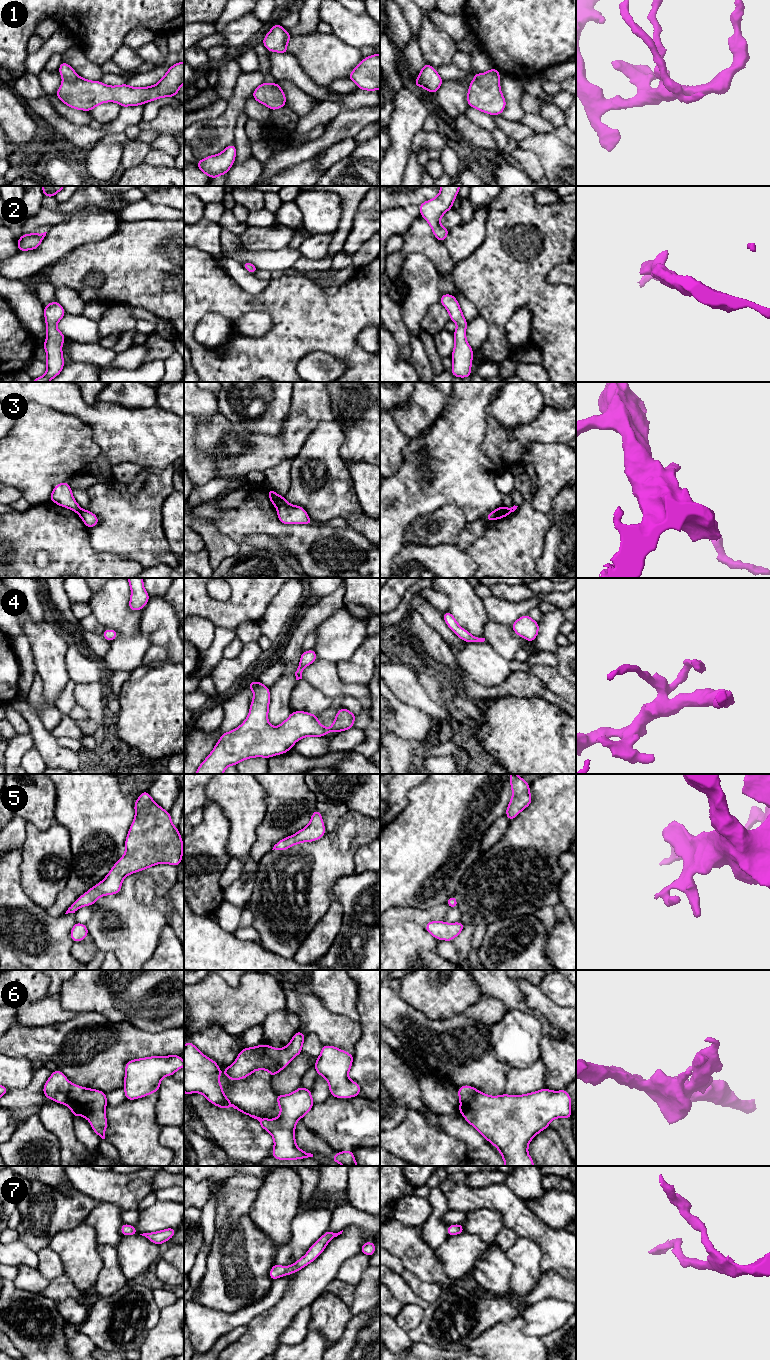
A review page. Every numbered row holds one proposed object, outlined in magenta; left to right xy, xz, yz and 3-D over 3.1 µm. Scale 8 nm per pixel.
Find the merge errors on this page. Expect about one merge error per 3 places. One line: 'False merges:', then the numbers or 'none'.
False merges: 3

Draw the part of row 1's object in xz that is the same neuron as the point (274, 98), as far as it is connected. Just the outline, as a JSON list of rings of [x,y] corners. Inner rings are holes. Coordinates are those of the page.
[[[277,81],[273,84],[263,82],[253,91],[252,97],[270,110],[277,110],[286,106],[286,95]]]

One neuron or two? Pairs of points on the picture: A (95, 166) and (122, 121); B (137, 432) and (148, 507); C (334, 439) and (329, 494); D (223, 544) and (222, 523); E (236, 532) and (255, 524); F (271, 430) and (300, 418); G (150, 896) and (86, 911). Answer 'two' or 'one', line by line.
A: two
B: two
C: one
D: two
E: one
F: two
G: two

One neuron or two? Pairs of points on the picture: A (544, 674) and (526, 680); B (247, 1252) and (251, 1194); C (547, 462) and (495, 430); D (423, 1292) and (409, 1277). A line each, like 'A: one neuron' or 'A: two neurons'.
A: two neurons
B: one neuron
C: two neurons
D: one neuron

